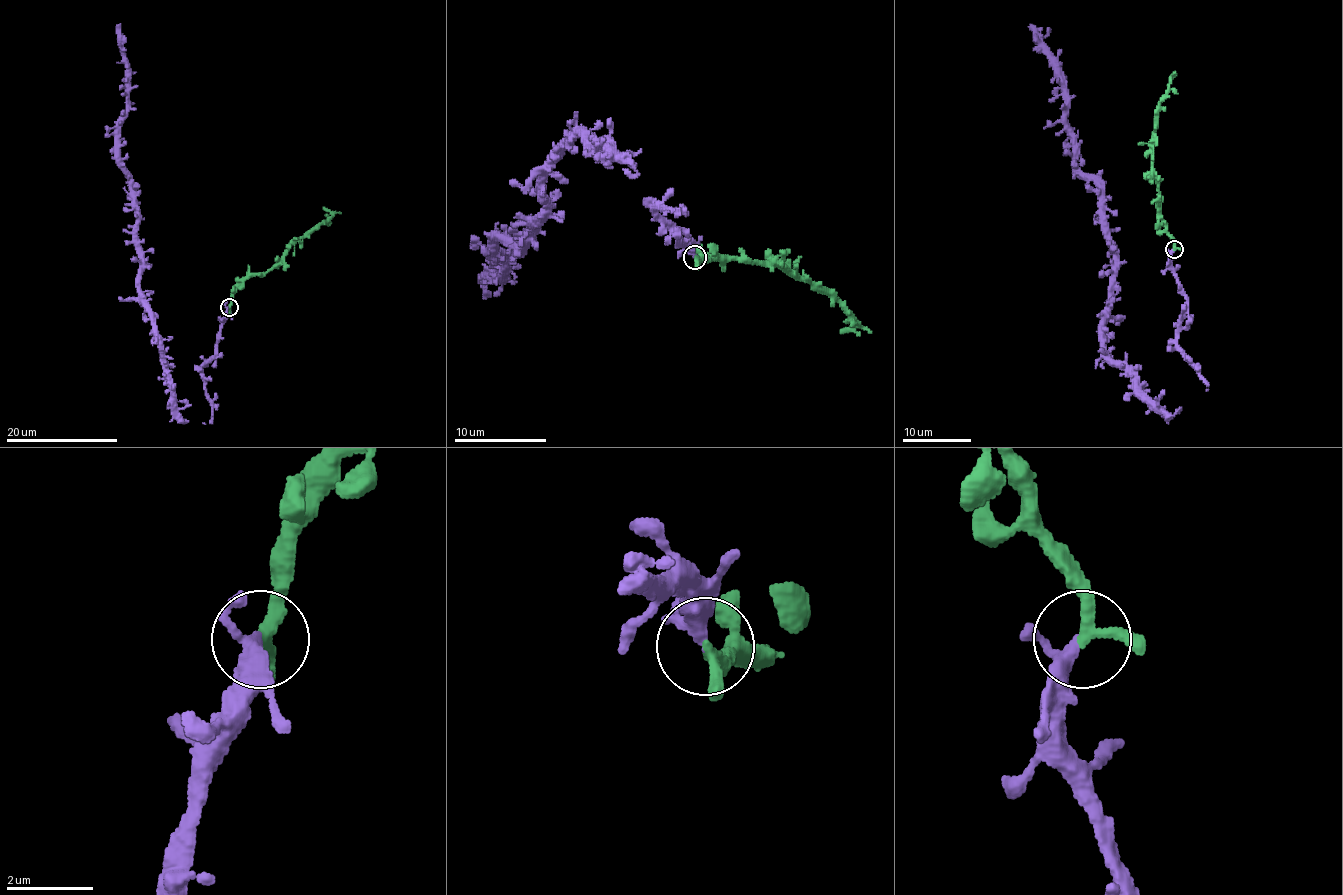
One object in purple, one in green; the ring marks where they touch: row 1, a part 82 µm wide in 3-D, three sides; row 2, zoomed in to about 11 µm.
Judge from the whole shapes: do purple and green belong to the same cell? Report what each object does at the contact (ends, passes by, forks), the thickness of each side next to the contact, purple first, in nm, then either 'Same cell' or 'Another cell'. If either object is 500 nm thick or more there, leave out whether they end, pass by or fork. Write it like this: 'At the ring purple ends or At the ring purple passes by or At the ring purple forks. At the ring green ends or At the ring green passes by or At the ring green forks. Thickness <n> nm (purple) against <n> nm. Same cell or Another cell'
At the ring purple passes by. At the ring green passes by. Thickness 240 nm (purple) against 240 nm. Same cell

